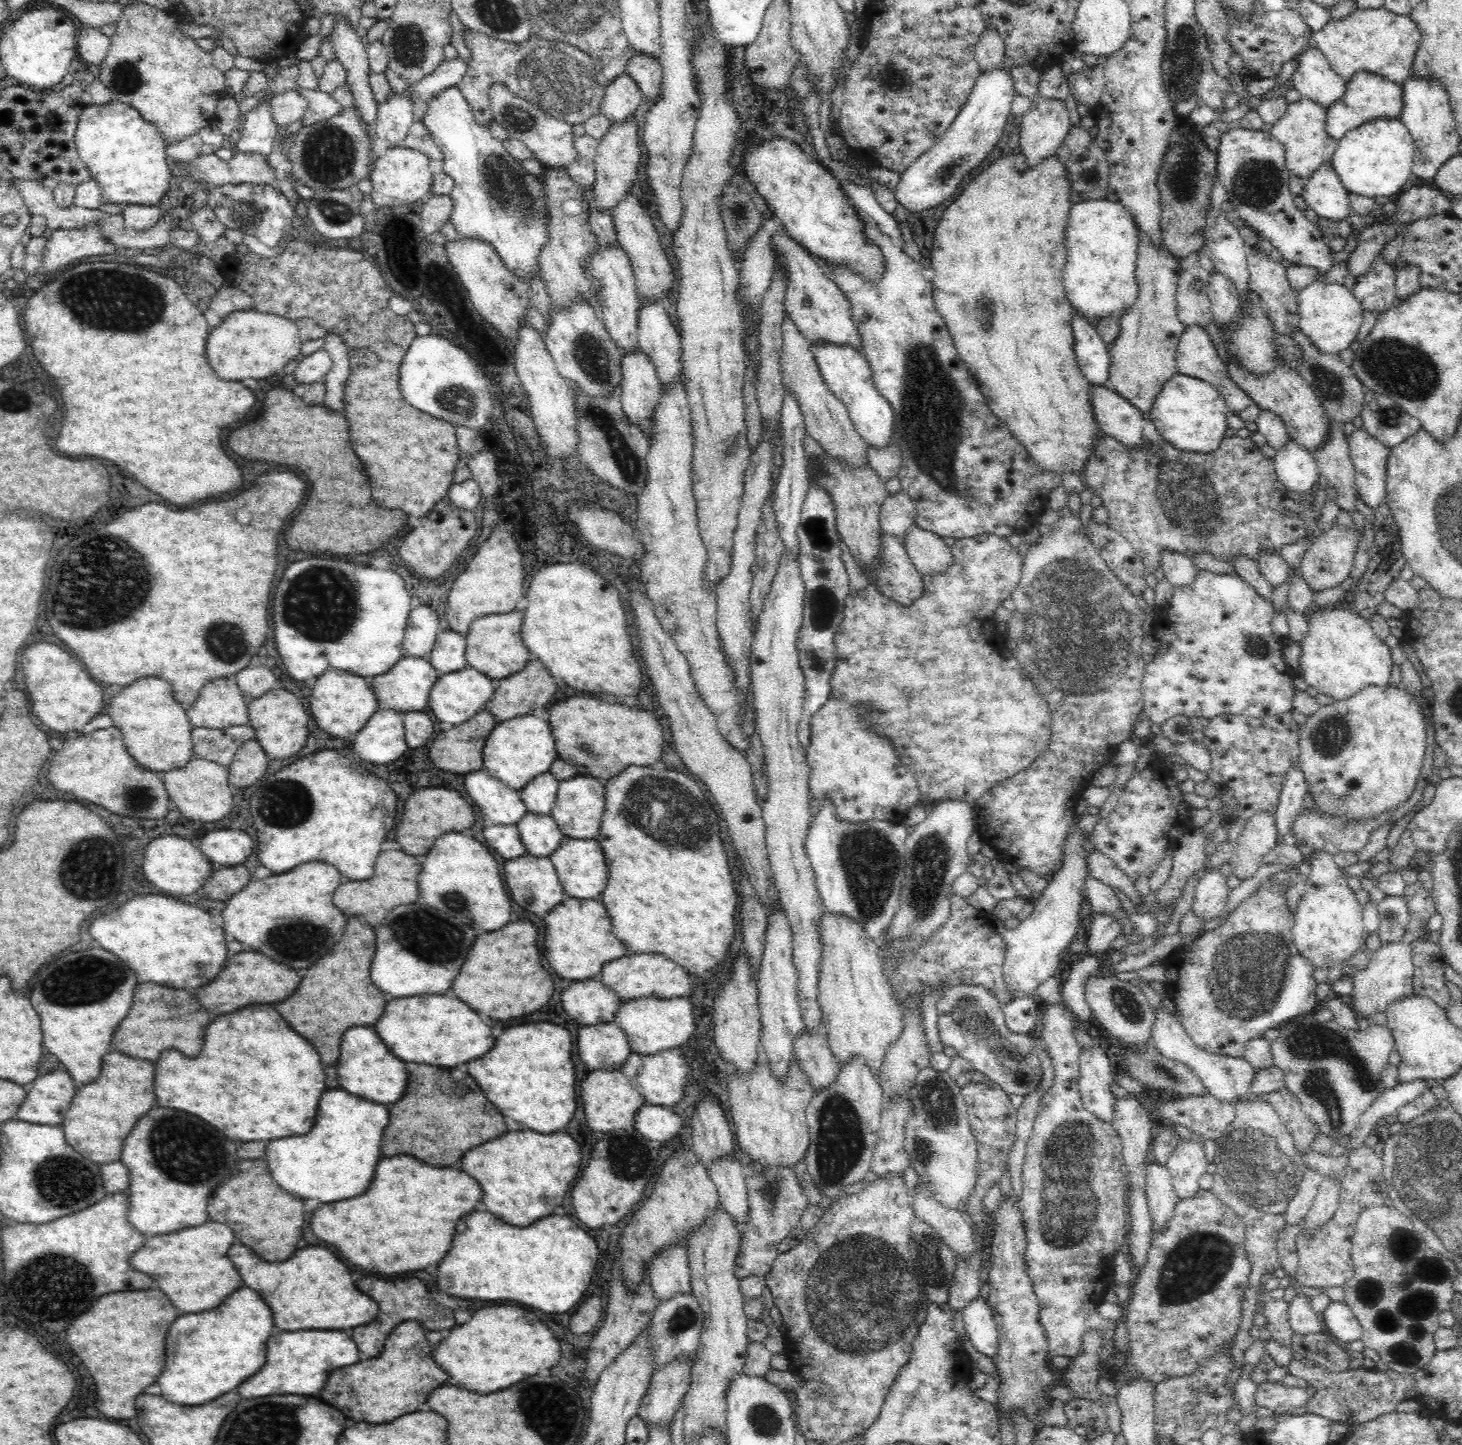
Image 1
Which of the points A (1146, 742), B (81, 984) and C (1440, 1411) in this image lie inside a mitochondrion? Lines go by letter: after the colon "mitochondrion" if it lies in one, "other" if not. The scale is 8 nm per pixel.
A: other
B: mitochondrion
C: other

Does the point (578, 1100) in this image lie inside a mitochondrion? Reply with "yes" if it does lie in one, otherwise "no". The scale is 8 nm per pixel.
no

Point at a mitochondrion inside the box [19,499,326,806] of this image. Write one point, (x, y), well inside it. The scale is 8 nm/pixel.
(105, 590)

